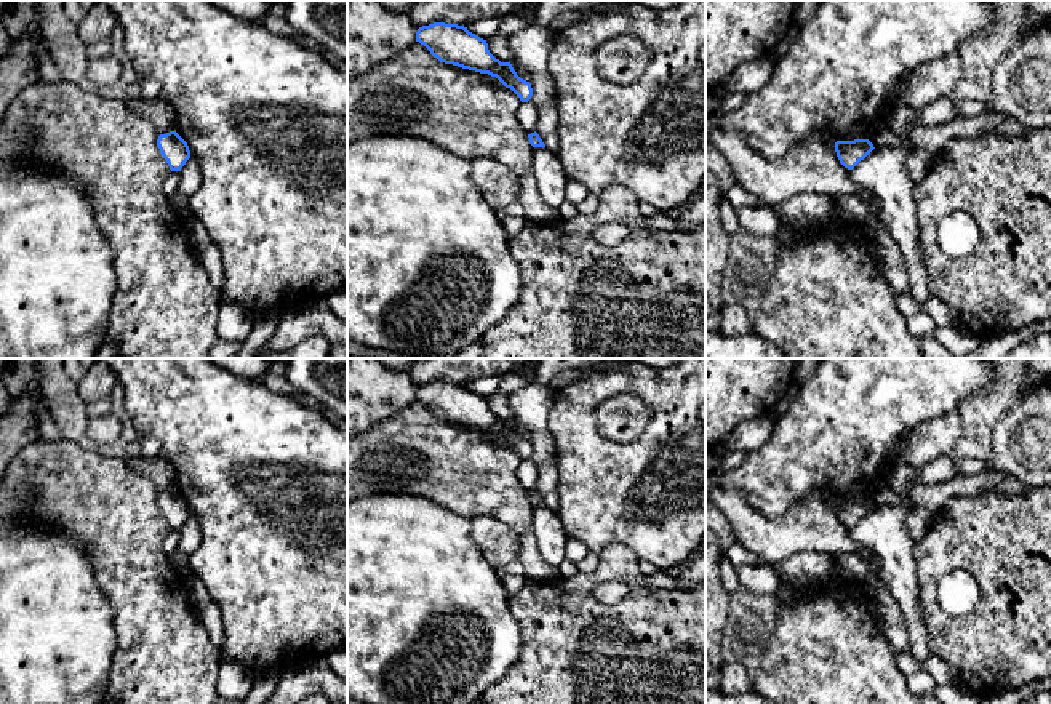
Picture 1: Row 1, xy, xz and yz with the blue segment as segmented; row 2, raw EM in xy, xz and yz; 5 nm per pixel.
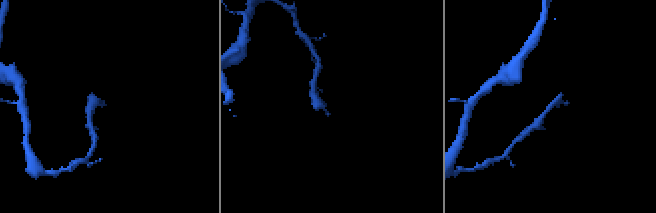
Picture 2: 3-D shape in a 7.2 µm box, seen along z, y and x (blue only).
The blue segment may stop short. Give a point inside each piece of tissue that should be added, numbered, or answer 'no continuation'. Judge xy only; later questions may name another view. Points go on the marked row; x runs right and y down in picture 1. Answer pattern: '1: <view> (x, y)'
no continuation

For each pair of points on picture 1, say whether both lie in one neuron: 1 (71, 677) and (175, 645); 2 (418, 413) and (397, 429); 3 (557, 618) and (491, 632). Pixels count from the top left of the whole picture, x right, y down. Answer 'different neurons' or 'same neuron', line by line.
1: different neurons
2: same neuron
3: different neurons

